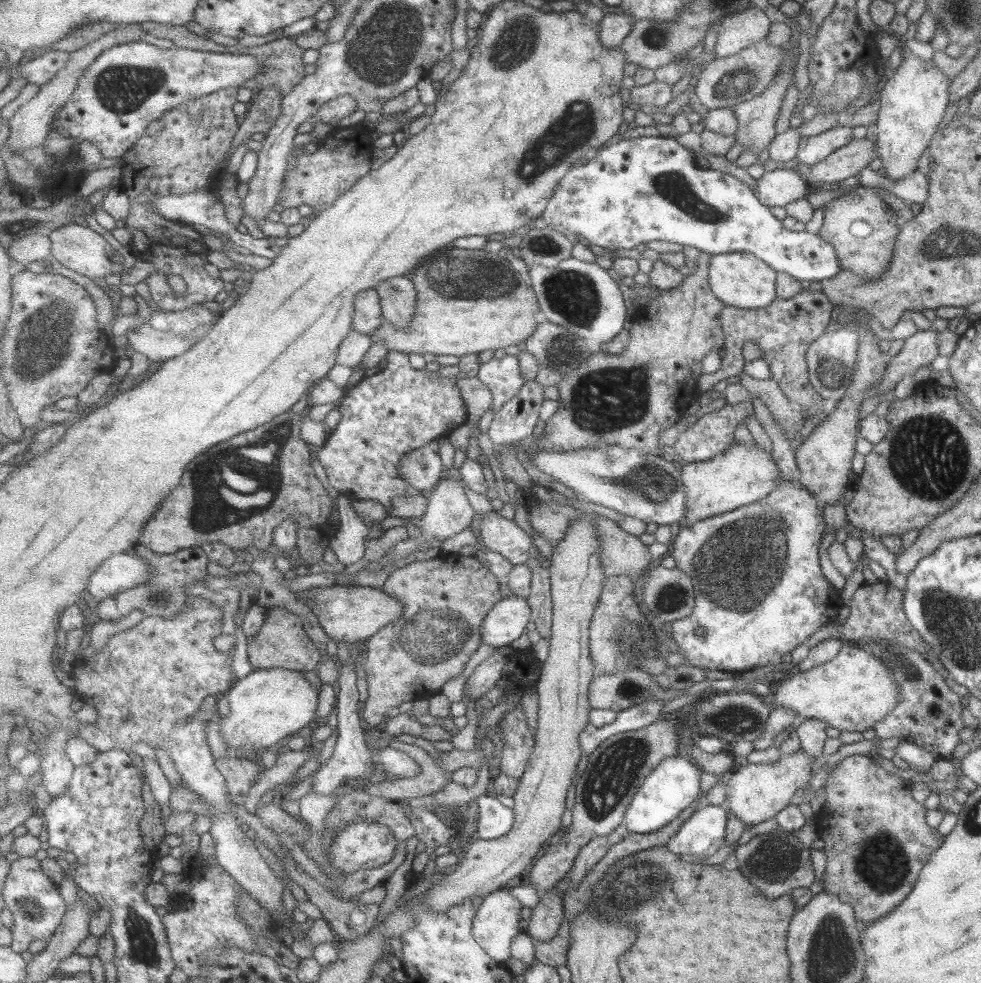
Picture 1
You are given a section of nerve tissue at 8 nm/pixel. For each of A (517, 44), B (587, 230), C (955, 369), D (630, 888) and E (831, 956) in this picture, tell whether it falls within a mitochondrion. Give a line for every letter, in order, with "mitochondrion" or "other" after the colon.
A: mitochondrion
B: other
C: other
D: mitochondrion
E: mitochondrion

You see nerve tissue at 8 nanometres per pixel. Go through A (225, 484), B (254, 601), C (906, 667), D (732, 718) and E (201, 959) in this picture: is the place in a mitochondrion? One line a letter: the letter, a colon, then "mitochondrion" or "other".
A: mitochondrion
B: other
C: mitochondrion
D: mitochondrion
E: mitochondrion

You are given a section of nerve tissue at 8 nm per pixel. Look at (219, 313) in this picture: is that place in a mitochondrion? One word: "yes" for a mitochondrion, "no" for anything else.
no

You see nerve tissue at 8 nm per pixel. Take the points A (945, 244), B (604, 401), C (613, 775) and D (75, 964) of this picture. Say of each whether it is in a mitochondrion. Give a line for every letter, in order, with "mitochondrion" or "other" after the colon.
A: mitochondrion
B: mitochondrion
C: mitochondrion
D: other

